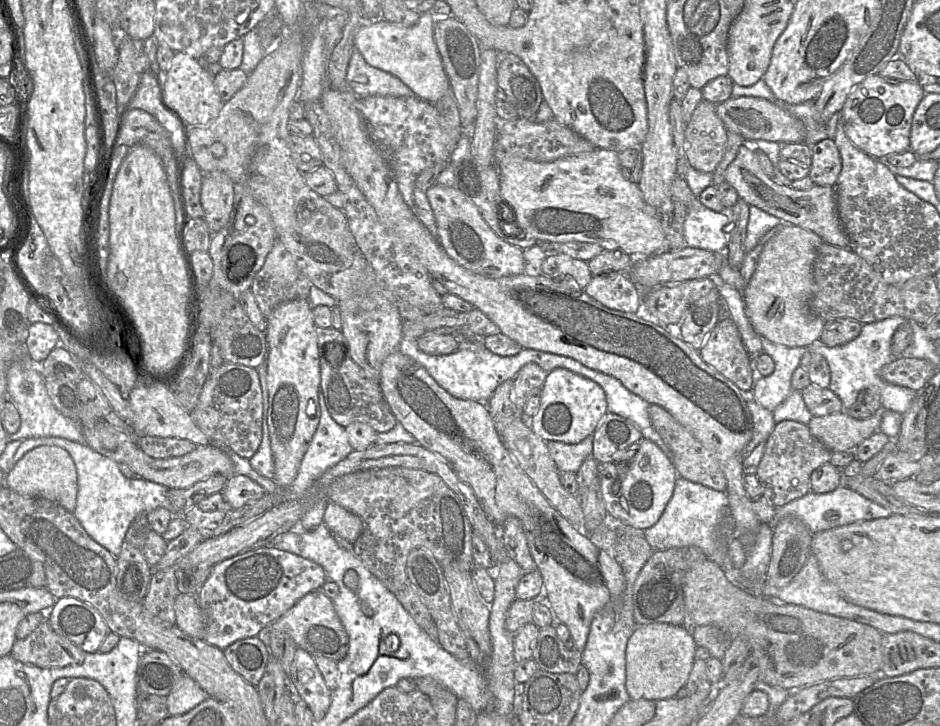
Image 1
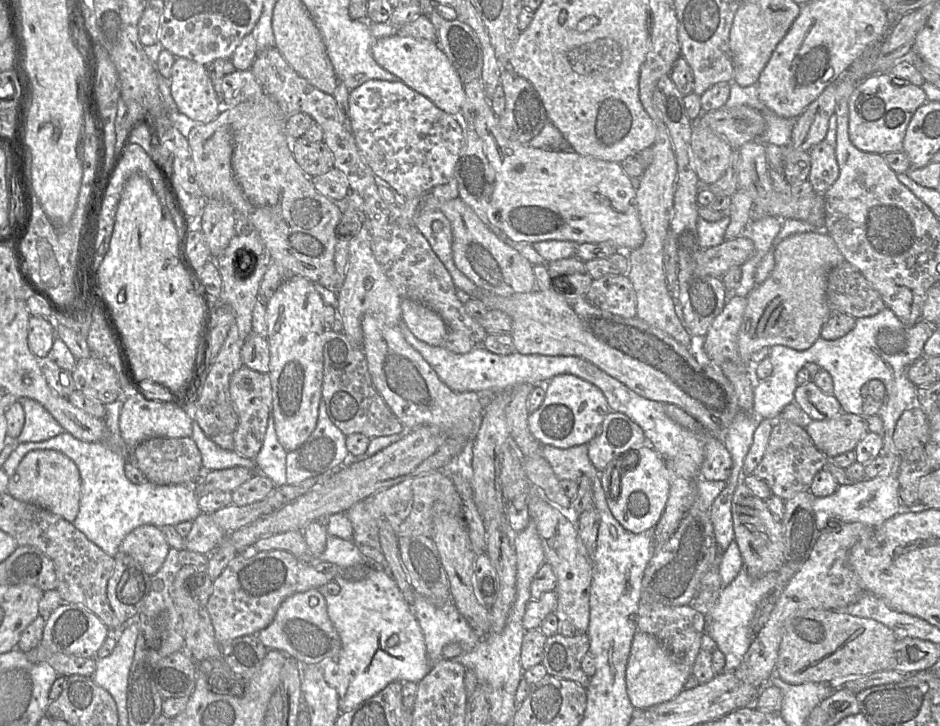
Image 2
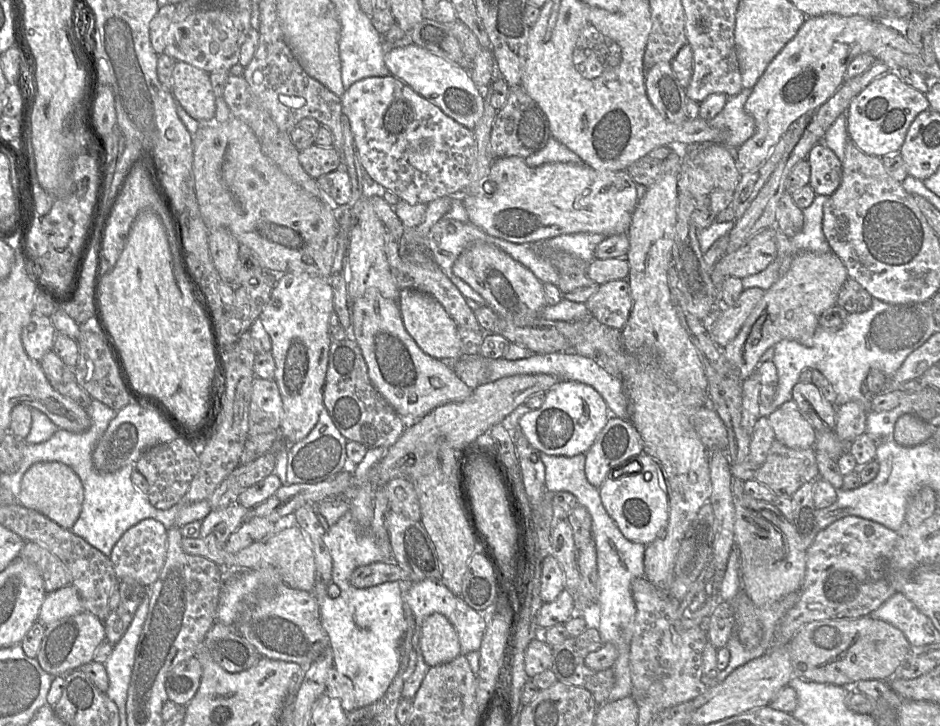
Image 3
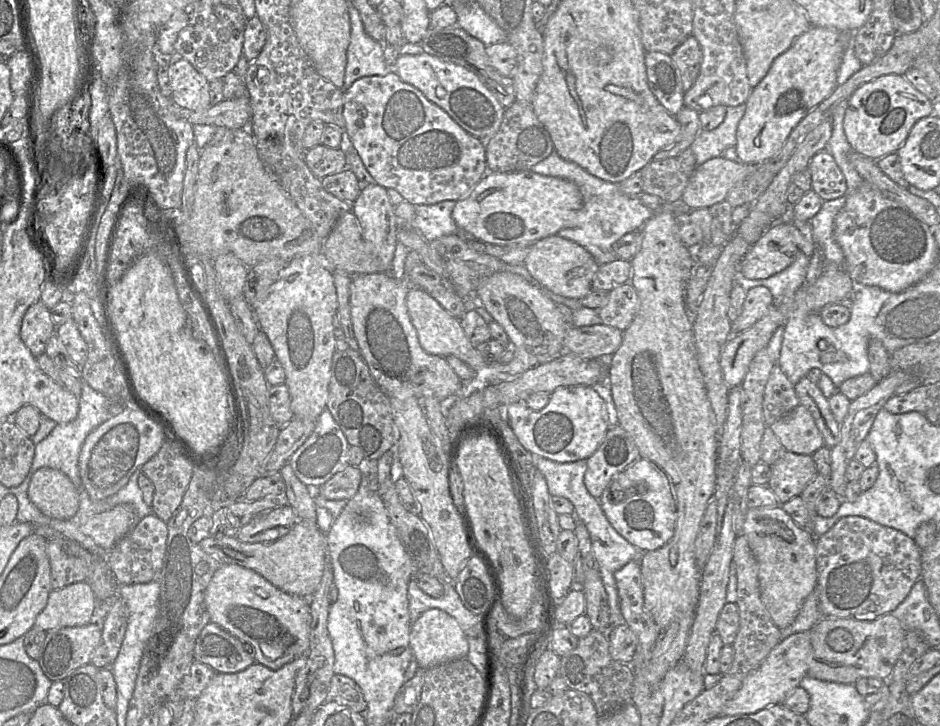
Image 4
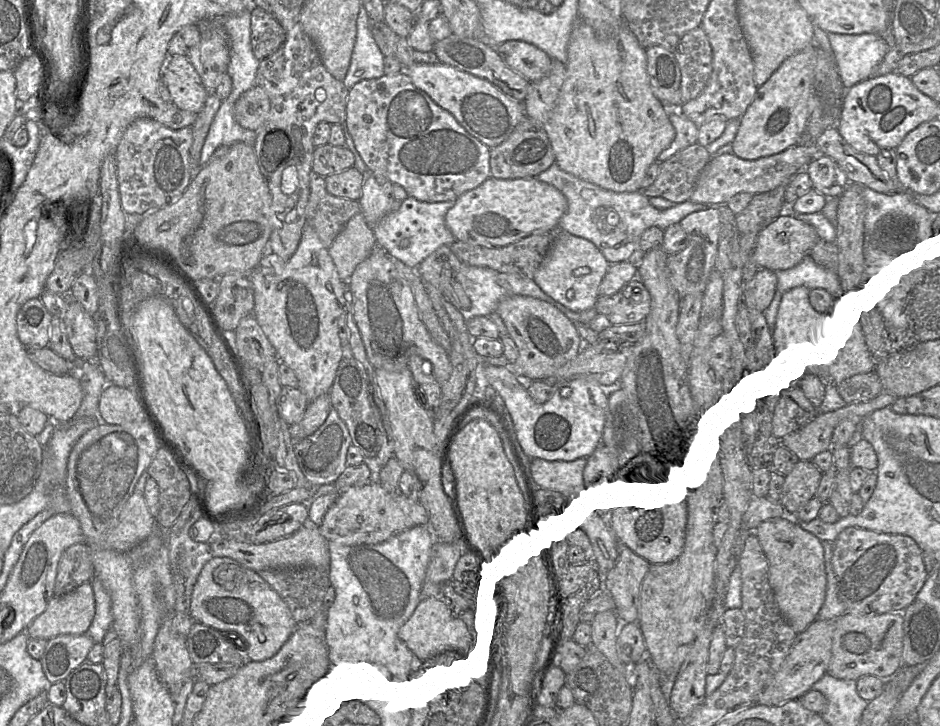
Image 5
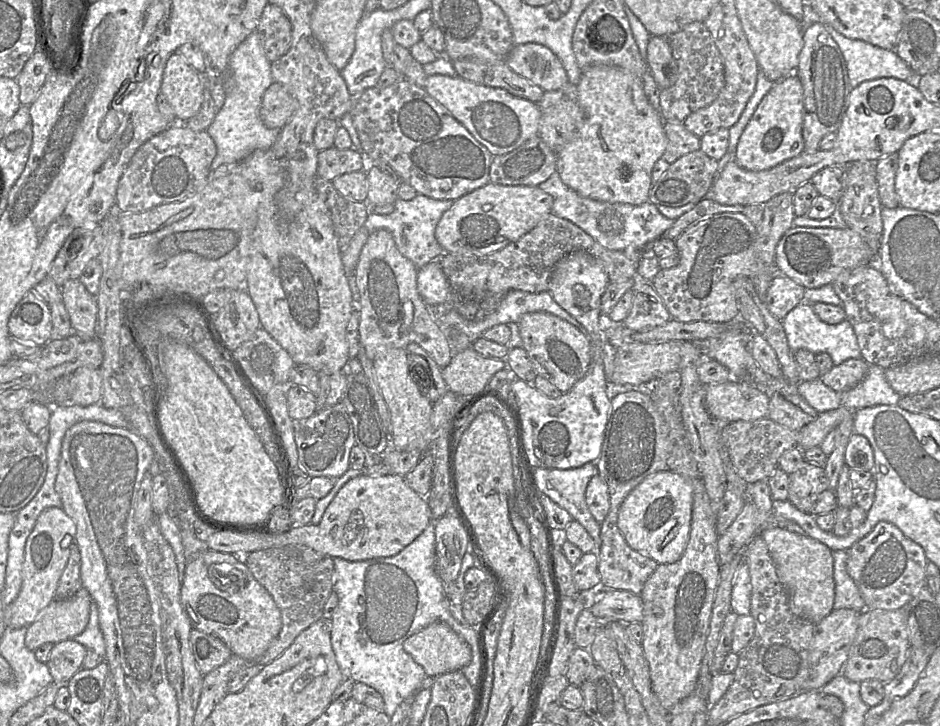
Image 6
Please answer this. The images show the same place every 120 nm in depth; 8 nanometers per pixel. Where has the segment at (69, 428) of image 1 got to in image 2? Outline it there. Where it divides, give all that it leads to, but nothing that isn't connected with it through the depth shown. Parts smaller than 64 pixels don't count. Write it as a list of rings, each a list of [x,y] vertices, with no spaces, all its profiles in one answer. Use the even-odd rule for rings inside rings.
[[[22,398],[21,403],[25,413],[25,423],[21,434],[14,443],[41,442],[55,437],[65,430],[55,418],[37,401]]]

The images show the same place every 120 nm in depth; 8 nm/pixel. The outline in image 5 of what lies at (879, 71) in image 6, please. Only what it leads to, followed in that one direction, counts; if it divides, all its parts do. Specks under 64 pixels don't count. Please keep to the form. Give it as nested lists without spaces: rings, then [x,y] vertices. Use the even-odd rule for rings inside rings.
[[[828,33],[838,73],[846,90],[872,77],[890,47],[878,35]]]

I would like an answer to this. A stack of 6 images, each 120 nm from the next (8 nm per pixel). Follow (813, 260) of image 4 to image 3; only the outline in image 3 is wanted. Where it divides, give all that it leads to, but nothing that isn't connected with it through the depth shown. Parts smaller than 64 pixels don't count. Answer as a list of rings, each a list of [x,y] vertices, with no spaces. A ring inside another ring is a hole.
[[[816,194],[815,199],[805,209],[801,209],[804,215],[802,230],[789,238],[790,255],[784,257],[779,269],[780,278],[788,271],[792,258],[802,251],[817,253],[831,252],[832,249],[823,232],[824,204],[828,196]]]

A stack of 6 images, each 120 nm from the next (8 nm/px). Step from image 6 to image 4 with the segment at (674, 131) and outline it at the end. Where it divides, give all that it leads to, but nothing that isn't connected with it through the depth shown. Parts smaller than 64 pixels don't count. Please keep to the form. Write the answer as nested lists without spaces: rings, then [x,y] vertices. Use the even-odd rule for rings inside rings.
[[[683,106],[682,109],[674,116],[681,126],[679,137],[671,146],[658,151],[653,156],[653,160],[663,160],[675,157],[682,151],[689,148],[701,129],[699,115],[700,113],[696,110]]]

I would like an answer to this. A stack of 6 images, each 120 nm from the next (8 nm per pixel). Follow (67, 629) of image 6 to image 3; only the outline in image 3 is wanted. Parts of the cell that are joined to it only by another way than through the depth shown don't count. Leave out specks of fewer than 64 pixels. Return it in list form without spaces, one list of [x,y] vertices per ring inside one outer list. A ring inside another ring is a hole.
[[[67,585],[47,593],[40,608],[38,620],[48,626],[59,619],[81,612],[84,612],[84,608],[77,589]]]

